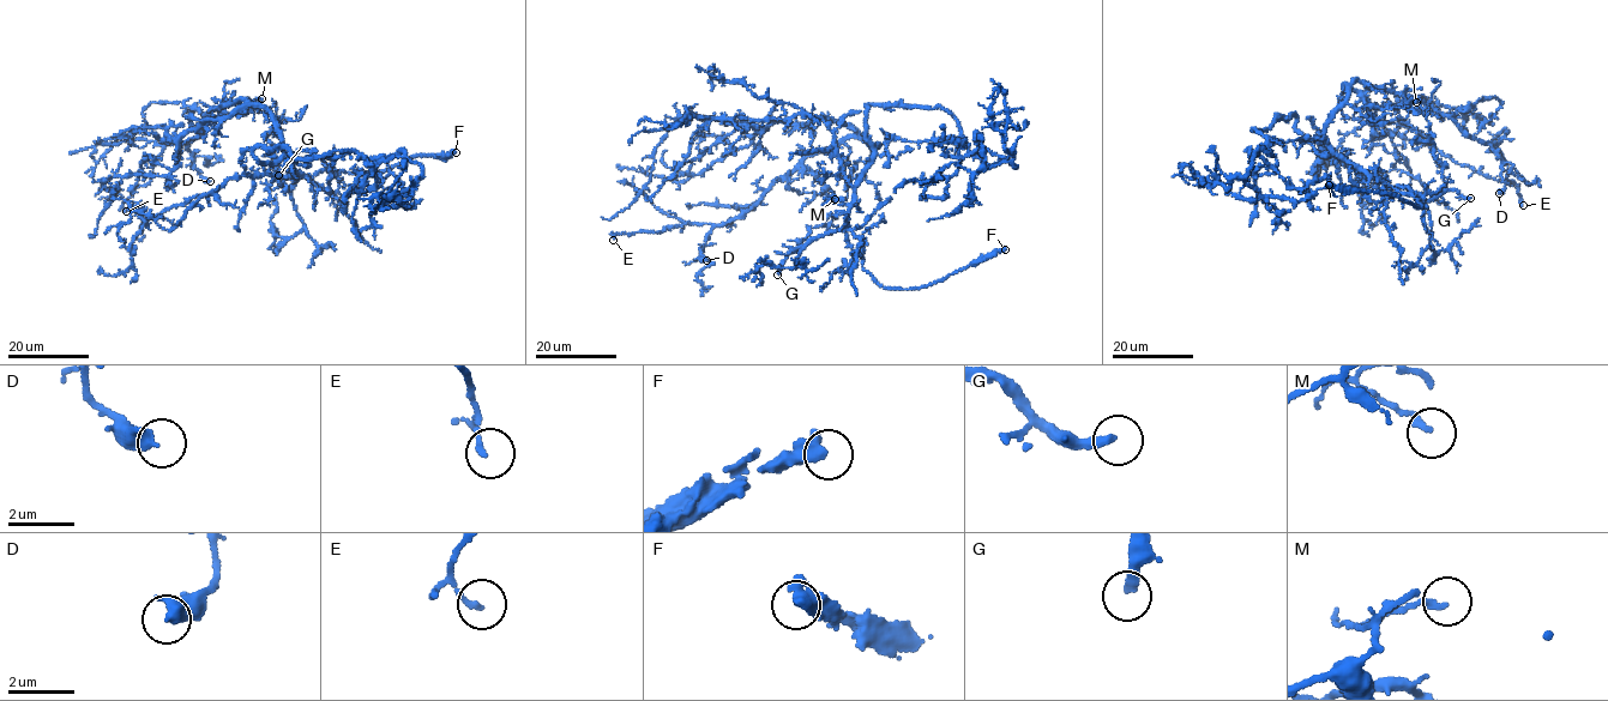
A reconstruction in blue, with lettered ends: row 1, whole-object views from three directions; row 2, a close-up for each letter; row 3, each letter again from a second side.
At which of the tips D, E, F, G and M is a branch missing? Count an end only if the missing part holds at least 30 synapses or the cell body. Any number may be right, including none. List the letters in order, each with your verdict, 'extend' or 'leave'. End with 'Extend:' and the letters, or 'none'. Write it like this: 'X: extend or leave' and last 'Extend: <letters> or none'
D: leave
E: leave
F: extend
G: extend
M: leave
Extend: F, G

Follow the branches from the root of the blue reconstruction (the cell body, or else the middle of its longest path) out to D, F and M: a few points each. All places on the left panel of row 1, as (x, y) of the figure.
D: (282, 150), (271, 116), (260, 107), (239, 100), (214, 108), (199, 134), (186, 144), (193, 167), (210, 181)
F: (282, 150), (296, 171), (309, 177), (329, 170), (384, 171), (416, 156), (444, 157), (456, 152)
M: (282, 150), (282, 138), (271, 116), (260, 107), (239, 100), (216, 109), (234, 113), (262, 98)

